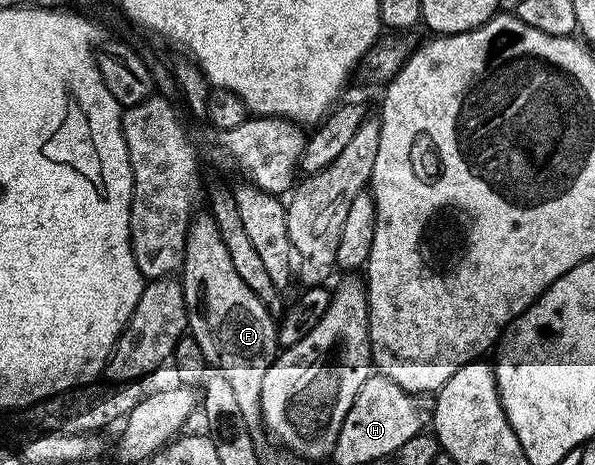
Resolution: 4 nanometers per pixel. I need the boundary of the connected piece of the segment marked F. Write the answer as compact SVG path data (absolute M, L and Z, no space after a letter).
M208 212L197 213L188 225L183 274L190 336L198 340L205 360L223 370L226 380L230 380L242 416L249 420L259 419L262 380L278 353L278 322L266 304L238 276L226 243Z

